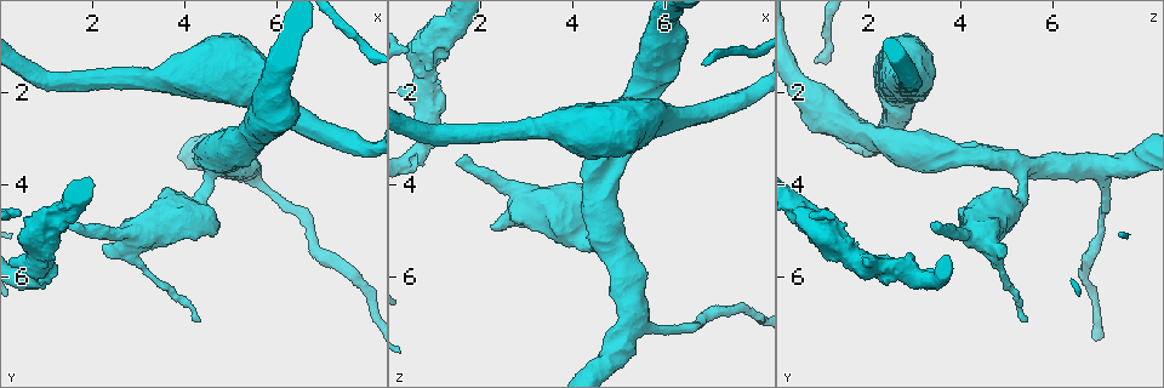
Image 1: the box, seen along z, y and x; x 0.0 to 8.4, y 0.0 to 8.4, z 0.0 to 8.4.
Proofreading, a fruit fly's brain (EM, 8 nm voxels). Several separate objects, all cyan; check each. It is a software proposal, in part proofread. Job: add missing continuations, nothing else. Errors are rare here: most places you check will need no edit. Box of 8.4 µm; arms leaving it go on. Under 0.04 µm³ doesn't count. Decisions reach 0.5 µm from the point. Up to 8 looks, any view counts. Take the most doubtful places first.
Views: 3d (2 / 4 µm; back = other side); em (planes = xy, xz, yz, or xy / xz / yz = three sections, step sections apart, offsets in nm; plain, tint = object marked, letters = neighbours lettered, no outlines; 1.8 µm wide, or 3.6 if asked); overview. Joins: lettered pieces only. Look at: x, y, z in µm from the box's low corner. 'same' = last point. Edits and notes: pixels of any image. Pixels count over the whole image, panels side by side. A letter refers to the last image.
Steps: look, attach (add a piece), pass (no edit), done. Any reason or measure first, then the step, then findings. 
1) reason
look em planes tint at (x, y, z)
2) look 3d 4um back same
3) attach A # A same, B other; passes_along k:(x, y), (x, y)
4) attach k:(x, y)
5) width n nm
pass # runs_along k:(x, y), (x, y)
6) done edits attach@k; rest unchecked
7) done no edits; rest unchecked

free end
look em planes tint at (1.55, 4.80, 3.45)

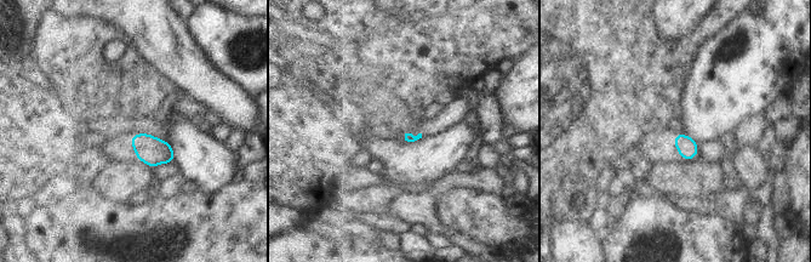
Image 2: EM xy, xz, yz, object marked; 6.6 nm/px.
see the neighbours
look em planes letters same

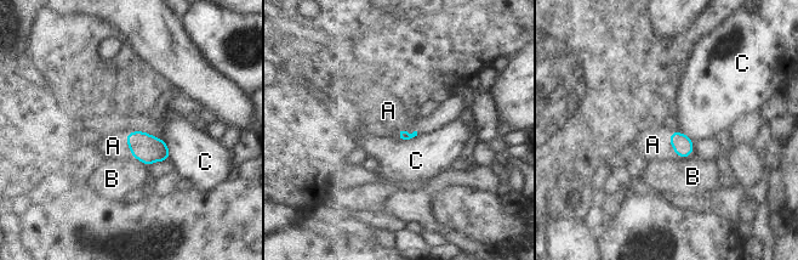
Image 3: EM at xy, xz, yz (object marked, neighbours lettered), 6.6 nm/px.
attach A # A same, B other, C other; the neuron continues

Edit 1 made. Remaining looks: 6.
an open end
look em planes letters at (4.35, 6.90, 5.40)

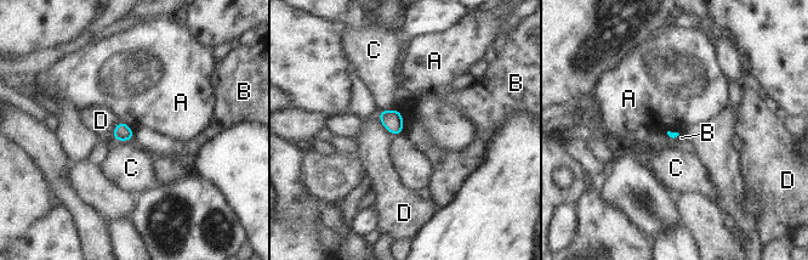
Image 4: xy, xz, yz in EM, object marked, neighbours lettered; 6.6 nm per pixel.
pass # A other, B other, C other, D other; border 4:(135, 134), (131, 140); none of them fits

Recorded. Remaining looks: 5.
calibre changes
look 3d 2um back at (4.65, 3.55, 5.20)

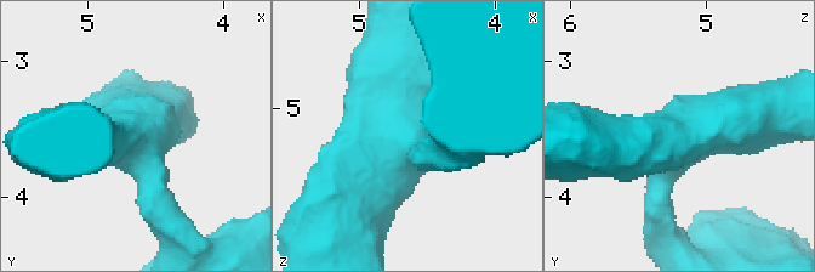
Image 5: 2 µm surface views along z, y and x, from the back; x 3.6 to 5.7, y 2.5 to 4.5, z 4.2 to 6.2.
arms 3; arm_widths 260, 480, 500 nm; now the EM
look em planes letters at (4.68, 3.58, 5.20)

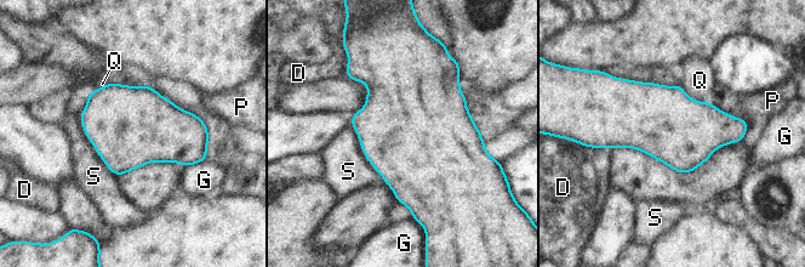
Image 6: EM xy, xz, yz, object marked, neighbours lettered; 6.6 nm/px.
pass # D other, G other, P other, Q other, S other; border 6:(79, 113), (85, 136), (116, 177); no lettered piece goes on from it

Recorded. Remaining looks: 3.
done edits attach@3; rest unchecked

